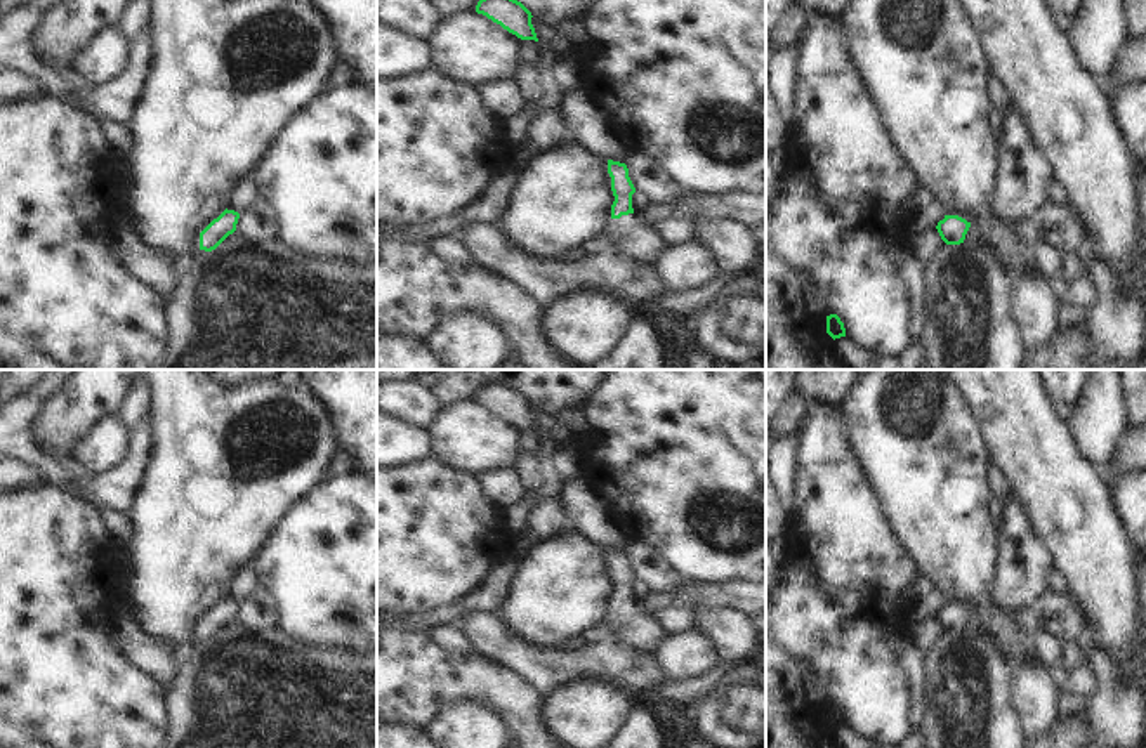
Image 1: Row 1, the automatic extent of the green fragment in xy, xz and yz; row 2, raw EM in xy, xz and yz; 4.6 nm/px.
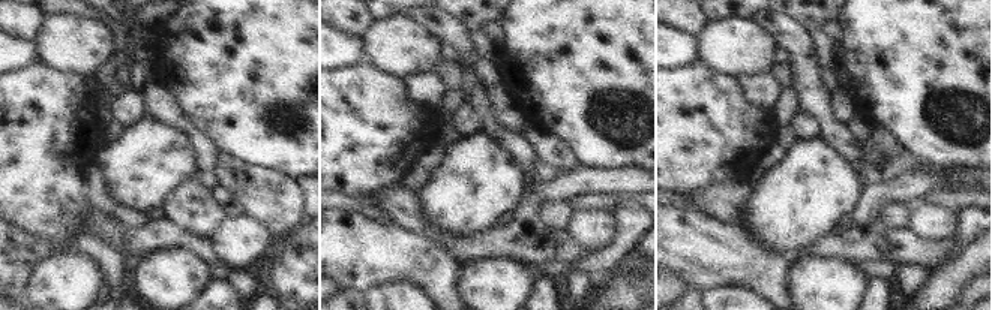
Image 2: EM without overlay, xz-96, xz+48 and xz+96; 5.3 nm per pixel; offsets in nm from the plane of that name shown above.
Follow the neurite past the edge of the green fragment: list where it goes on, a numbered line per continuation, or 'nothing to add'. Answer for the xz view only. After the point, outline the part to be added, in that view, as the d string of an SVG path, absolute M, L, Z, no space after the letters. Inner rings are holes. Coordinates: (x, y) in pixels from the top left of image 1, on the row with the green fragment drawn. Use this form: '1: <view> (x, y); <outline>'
1: xz (629, 235); M636 213L611 219L601 243L642 264L653 264L665 248L658 234Z

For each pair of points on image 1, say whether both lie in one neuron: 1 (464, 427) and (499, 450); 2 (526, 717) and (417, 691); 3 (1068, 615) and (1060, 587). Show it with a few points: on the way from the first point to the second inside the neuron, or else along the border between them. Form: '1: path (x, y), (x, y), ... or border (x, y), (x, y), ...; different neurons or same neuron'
1: path (473, 436), (490, 441); same neuron
2: path (499, 689), (495, 686), (445, 686); same neuron
3: border (1046, 590), (1070, 594); different neurons

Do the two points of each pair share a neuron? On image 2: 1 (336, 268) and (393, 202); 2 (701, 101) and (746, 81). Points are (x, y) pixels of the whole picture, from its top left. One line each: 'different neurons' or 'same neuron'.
1: different neurons
2: different neurons

